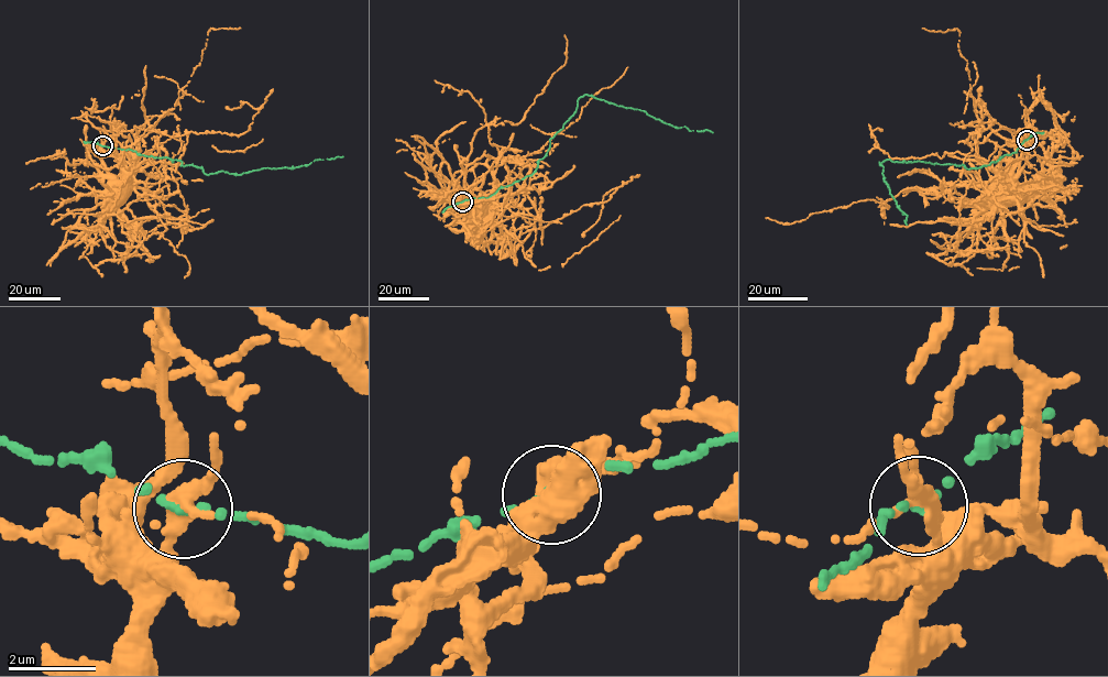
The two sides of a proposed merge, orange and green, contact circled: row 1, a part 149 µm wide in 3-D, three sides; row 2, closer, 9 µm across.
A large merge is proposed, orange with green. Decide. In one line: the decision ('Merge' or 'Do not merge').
Do not merge

